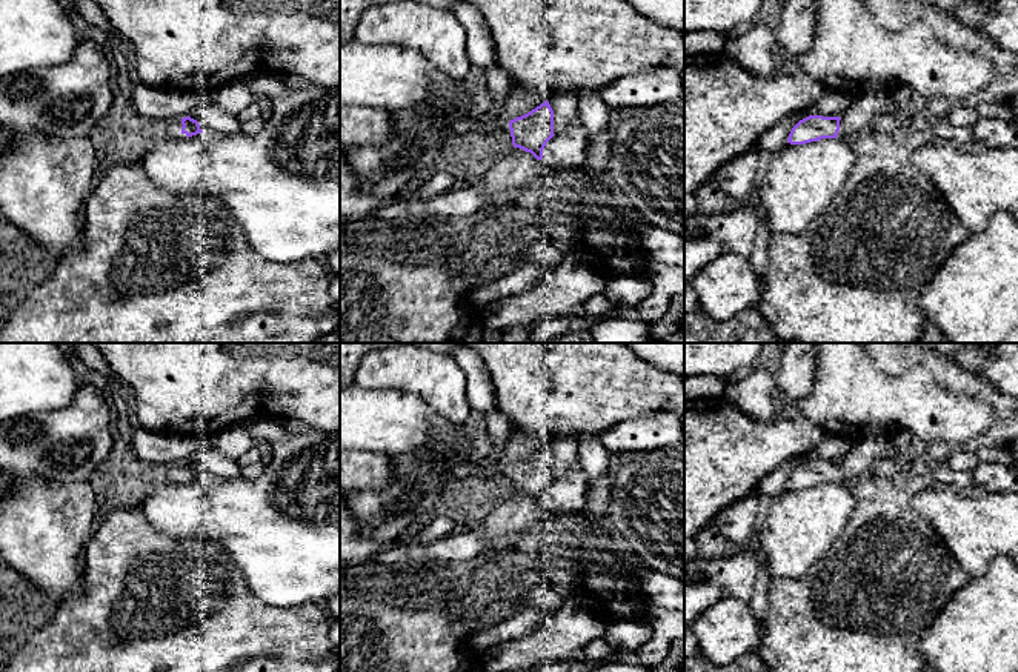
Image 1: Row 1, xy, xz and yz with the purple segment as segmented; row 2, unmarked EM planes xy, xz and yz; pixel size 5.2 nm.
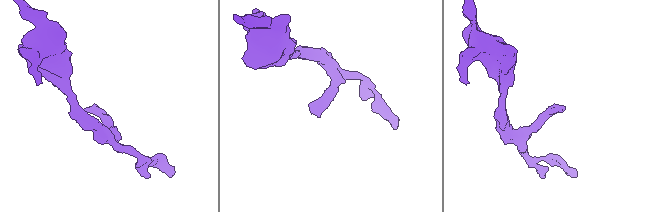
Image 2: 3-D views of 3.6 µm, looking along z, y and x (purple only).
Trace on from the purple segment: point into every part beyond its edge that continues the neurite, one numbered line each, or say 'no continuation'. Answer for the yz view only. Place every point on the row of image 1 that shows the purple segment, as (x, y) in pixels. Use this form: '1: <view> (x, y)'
1: yz (864, 111)

